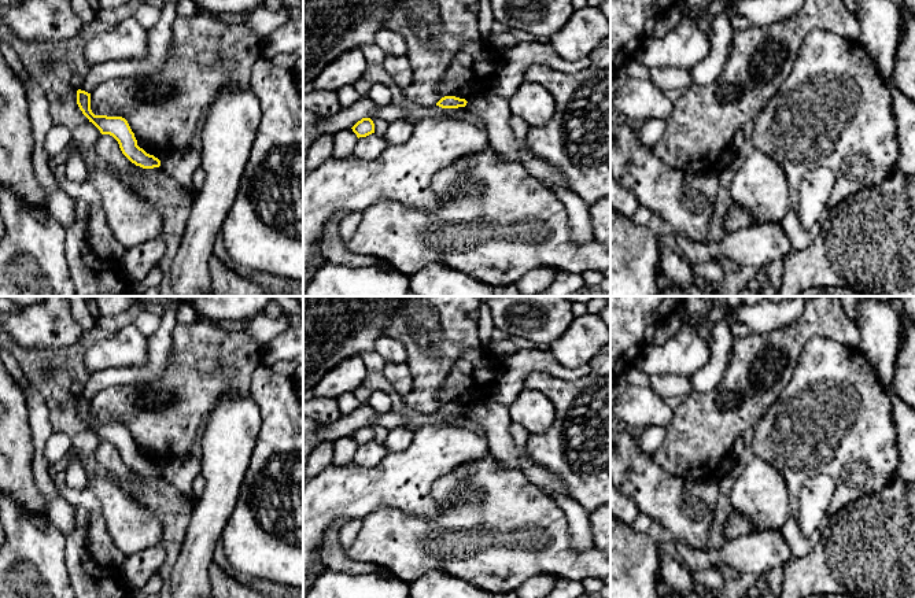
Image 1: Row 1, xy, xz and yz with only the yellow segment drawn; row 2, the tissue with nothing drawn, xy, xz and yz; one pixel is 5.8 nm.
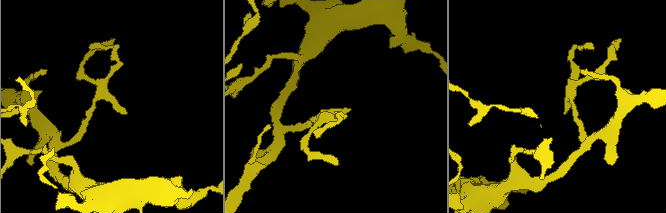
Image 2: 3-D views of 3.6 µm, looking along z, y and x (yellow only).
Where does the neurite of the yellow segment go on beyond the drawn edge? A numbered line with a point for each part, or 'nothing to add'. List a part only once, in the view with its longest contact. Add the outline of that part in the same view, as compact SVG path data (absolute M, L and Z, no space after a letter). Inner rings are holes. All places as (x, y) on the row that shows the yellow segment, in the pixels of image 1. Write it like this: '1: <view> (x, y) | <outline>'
nothing to add

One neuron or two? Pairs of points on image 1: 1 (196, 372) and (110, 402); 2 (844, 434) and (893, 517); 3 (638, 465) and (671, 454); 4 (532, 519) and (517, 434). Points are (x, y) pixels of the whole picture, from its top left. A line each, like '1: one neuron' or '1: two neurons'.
1: one neuron
2: two neurons
3: two neurons
4: two neurons

